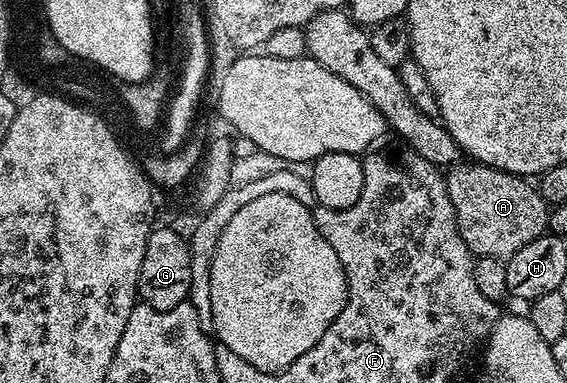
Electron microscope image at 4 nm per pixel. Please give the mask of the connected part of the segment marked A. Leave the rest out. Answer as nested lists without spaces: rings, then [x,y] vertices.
[[[460,162],[446,169],[445,179],[457,230],[472,257],[484,256],[506,262],[521,250],[521,246],[529,246],[529,242],[548,231],[549,206],[539,197],[538,187],[531,185],[530,188],[524,177],[484,164]]]

